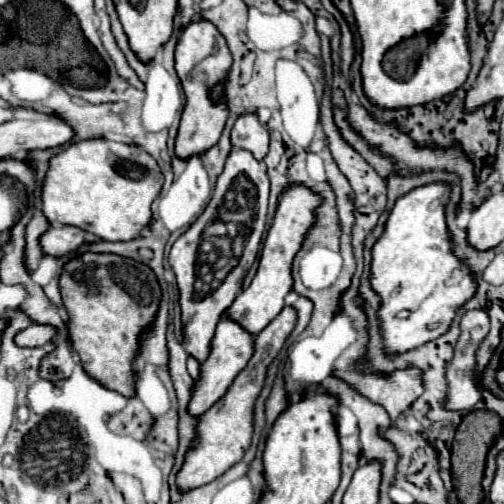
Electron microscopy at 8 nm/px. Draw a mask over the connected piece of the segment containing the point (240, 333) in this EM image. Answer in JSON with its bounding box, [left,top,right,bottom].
[189,317,255,415]

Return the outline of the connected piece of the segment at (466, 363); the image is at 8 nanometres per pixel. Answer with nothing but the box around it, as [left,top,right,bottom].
[447,309,489,409]

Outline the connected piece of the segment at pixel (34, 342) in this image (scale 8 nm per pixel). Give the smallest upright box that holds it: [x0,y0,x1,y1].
[15,323,57,347]

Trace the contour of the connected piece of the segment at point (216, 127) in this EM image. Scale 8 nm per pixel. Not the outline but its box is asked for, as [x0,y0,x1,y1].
[175,19,233,159]

